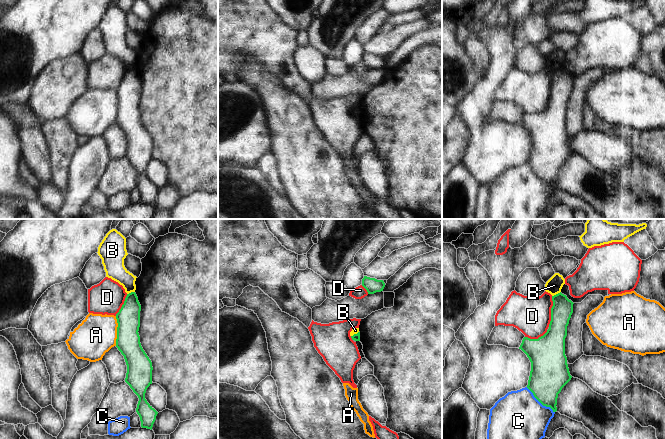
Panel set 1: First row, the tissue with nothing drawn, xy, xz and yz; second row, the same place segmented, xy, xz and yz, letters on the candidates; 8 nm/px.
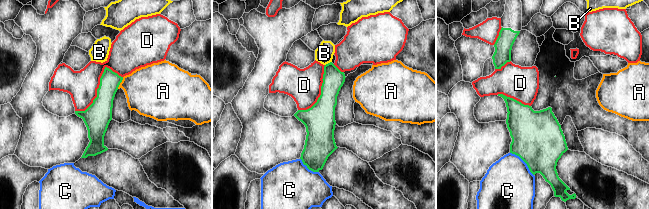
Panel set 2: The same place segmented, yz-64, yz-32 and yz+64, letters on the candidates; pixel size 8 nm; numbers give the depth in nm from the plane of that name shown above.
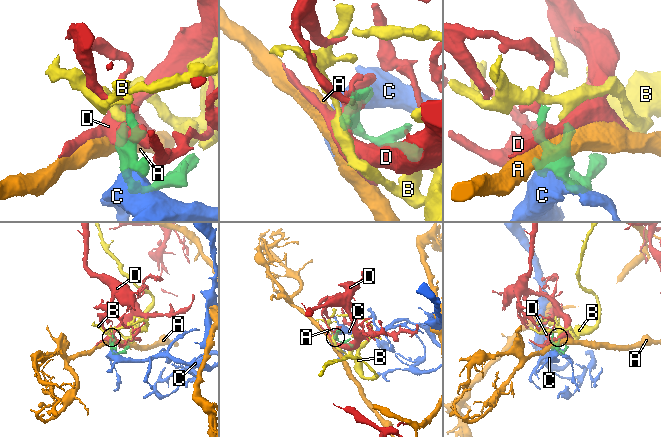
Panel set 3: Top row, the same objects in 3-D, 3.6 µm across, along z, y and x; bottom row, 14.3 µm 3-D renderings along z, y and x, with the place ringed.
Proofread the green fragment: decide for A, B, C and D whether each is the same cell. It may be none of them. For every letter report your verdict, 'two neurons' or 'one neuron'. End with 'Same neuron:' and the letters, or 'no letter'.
A: two neurons
B: two neurons
C: two neurons
D: two neurons
Same neuron: no letter

